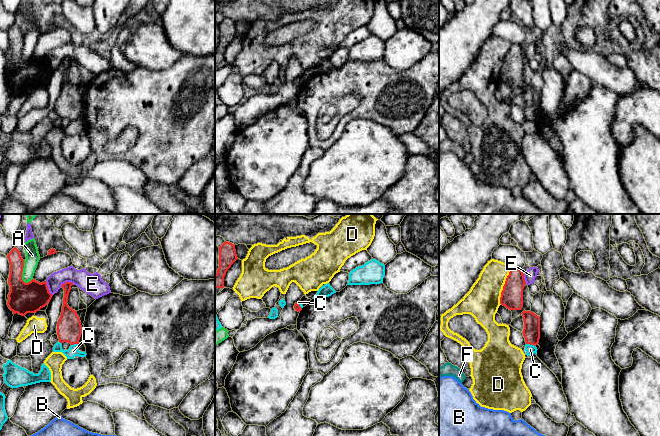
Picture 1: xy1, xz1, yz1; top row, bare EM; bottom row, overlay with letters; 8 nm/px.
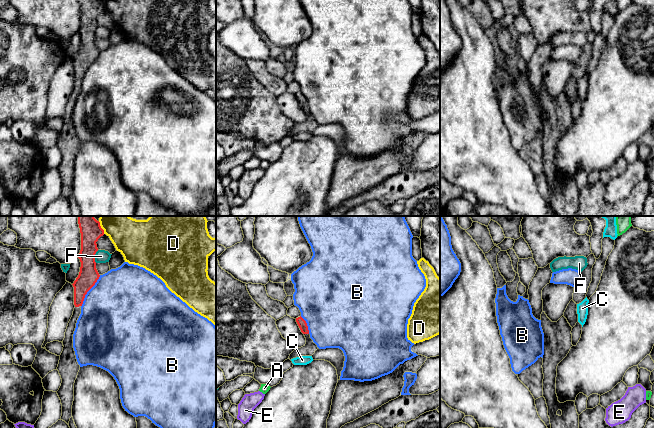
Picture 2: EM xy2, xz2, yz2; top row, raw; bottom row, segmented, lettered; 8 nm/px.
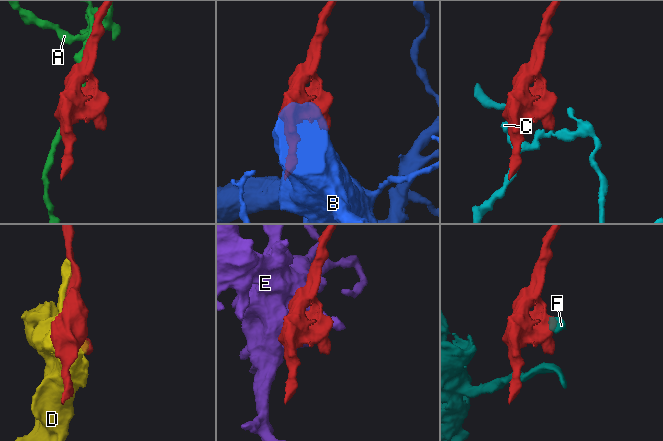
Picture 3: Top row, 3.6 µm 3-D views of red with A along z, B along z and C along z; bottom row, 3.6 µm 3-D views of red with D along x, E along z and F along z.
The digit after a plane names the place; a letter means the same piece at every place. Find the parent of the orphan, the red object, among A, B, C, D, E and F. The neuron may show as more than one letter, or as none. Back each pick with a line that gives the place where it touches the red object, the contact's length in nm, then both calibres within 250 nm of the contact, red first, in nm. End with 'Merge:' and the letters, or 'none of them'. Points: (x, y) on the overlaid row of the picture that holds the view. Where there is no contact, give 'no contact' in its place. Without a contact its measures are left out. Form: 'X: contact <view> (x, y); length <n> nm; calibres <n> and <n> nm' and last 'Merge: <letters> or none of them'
Merge: none of them

